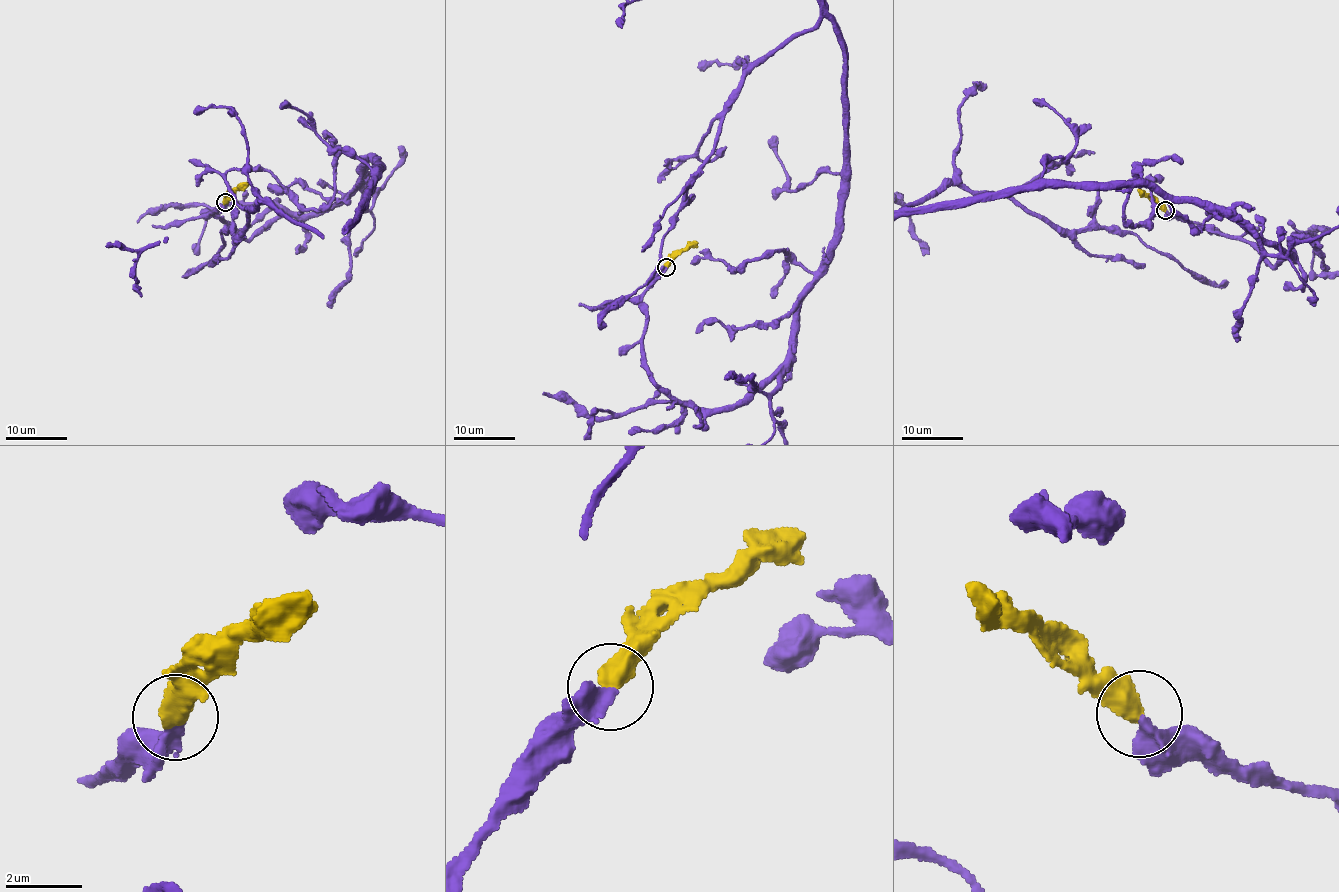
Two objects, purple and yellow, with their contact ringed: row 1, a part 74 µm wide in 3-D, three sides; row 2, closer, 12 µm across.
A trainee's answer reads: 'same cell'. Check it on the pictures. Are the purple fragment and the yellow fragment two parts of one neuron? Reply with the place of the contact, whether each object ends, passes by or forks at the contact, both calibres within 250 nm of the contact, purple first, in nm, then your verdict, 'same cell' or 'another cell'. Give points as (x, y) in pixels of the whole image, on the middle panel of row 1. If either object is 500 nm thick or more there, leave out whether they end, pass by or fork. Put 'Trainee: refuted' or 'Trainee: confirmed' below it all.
at (666, 267); 360 nm thick on the purple side, 600 nm on the other; same cell
Trainee: confirmed

